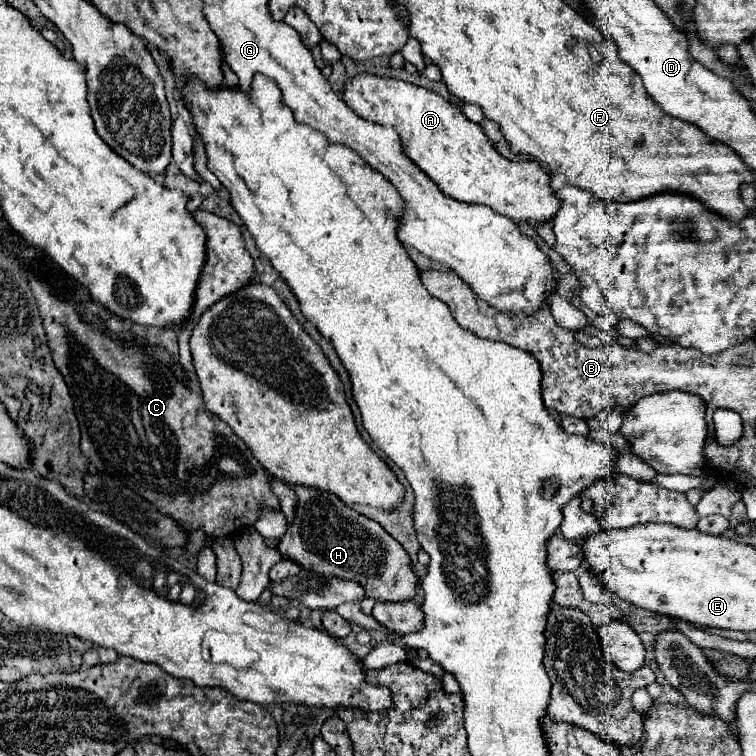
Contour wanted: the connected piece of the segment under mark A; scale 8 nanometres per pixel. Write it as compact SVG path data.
M358 74L352 84L344 86L342 100L360 118L394 126L406 154L416 160L418 168L422 168L450 198L468 204L484 204L510 220L524 220L536 226L546 224L556 216L560 198L550 188L550 172L534 160L530 160L530 164L514 164L502 158L480 124L470 122L460 108L436 92L394 78Z

